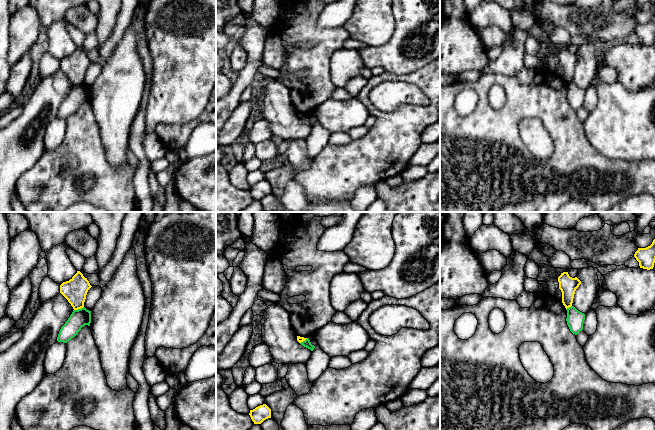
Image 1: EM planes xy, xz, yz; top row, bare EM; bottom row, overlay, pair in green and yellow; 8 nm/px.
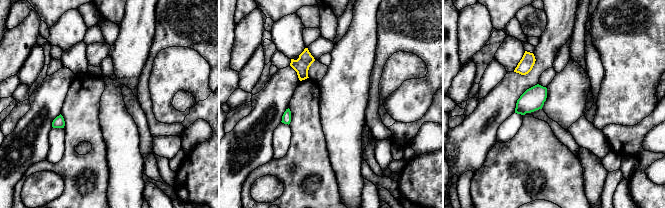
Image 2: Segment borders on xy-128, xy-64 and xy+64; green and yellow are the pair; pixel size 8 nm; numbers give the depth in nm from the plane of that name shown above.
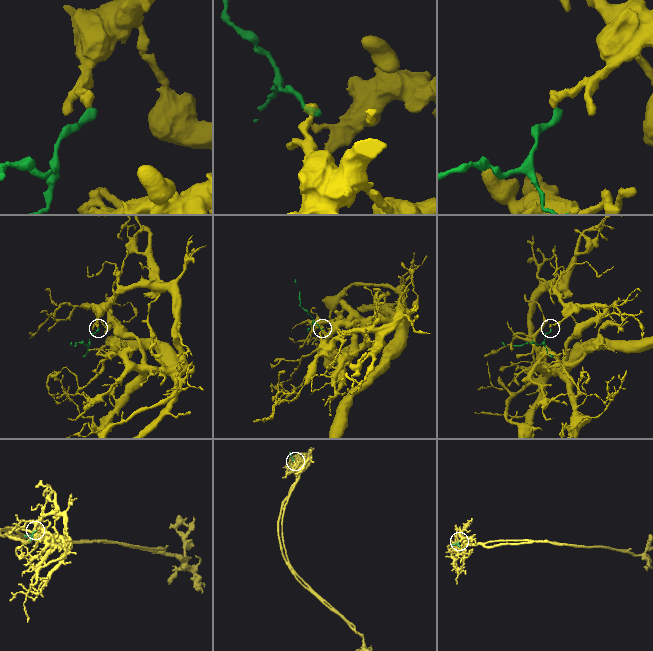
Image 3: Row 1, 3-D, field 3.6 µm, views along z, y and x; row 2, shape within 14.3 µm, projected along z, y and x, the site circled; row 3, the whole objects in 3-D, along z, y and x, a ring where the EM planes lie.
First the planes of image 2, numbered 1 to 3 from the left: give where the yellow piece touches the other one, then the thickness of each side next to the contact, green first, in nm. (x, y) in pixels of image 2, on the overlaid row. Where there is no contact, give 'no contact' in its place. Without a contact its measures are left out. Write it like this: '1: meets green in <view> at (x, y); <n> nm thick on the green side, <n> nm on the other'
1: no contact
2: no contact
3: no contact

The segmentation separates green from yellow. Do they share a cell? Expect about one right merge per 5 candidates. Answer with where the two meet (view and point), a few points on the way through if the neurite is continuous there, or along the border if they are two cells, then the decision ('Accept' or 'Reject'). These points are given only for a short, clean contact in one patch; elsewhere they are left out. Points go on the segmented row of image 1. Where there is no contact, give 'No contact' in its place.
Touches green at xy (78, 309). Boundary: xy (83, 306), (74, 310). Reject

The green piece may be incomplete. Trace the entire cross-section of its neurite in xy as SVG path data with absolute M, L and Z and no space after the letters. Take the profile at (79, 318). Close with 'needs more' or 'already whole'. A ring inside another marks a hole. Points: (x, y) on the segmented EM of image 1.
M85 307L73 310L68 320L61 327L57 341L67 343L78 334L82 327L85 325L90 326L90 323L91 311L87 310Z; already whole

